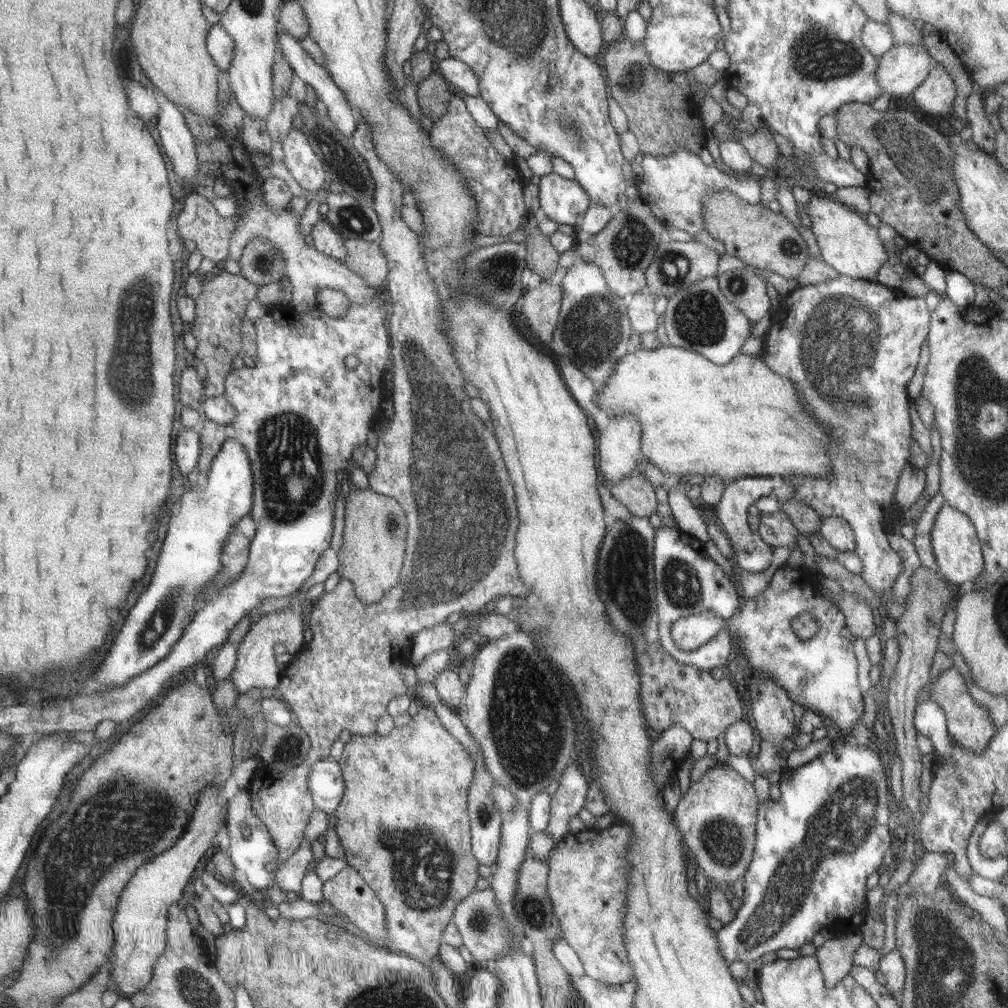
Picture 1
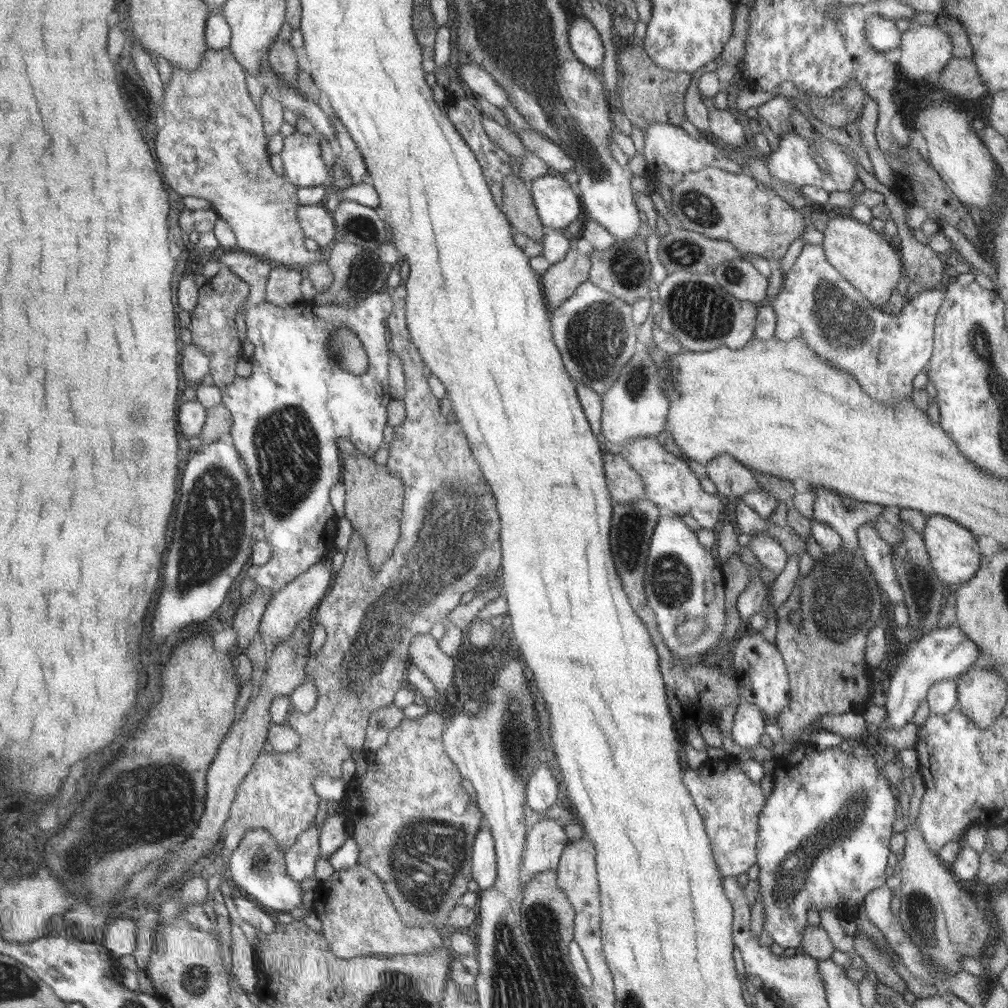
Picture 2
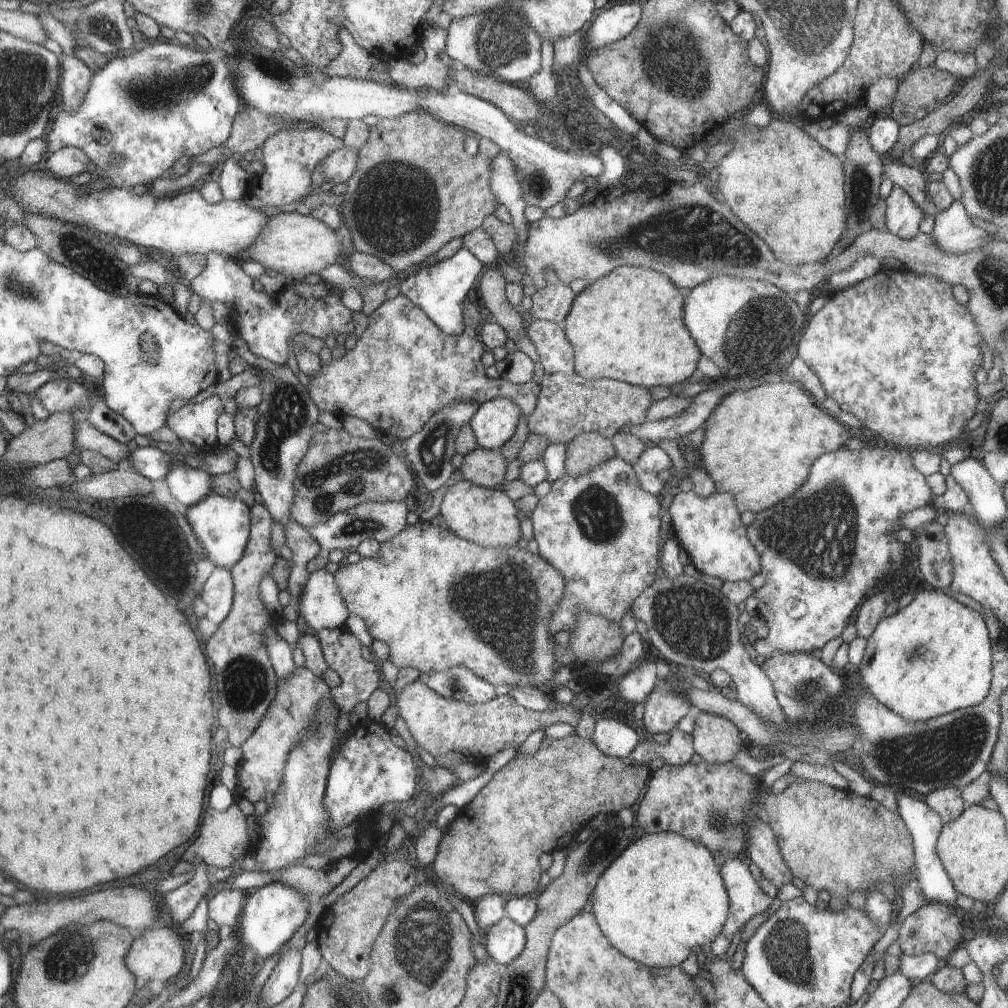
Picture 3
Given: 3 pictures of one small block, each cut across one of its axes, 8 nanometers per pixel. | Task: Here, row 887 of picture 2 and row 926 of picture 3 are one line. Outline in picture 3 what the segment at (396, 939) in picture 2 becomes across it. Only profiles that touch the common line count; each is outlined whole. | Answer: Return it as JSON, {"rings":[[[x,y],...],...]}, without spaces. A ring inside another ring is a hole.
{"rings":[[[395,860],[380,864],[368,878],[361,880],[352,890],[333,902],[316,922],[317,945],[326,967],[332,968],[348,980],[361,983],[372,968],[372,948],[386,921],[394,902],[410,894],[416,882],[416,870],[408,862]]]}

